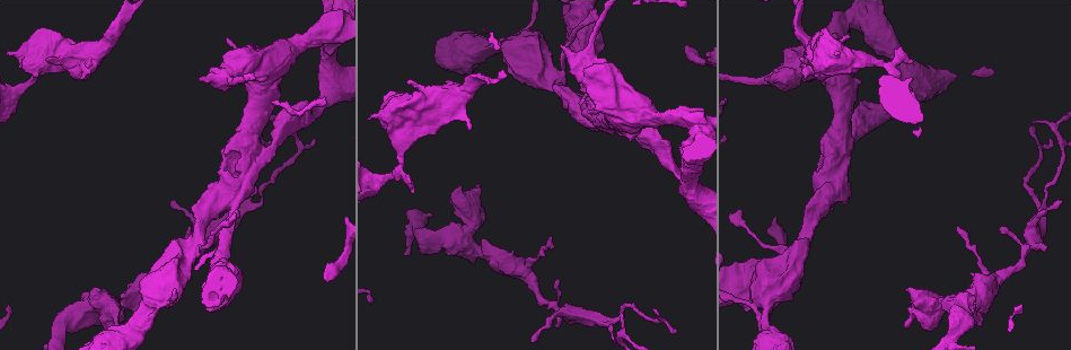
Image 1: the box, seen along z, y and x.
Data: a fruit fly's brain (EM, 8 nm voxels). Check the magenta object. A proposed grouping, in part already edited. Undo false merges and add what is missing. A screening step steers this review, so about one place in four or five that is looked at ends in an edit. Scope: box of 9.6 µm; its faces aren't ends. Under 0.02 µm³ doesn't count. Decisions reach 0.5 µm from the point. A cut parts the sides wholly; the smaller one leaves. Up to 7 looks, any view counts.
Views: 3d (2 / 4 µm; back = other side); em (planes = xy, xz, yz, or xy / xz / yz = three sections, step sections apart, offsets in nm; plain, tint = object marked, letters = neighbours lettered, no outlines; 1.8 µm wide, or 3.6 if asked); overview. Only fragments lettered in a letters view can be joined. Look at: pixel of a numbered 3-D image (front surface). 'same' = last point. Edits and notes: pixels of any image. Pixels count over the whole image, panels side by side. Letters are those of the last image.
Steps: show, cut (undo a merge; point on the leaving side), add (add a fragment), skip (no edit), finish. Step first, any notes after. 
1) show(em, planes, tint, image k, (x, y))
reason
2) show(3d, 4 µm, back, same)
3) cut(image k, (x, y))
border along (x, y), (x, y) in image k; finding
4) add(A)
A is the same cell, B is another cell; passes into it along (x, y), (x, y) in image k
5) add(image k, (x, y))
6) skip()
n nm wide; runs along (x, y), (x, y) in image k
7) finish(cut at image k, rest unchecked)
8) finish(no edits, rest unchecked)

show(em, 3.6 µm, yz, step 16, tint, image 1, (396, 121))
calibre changes

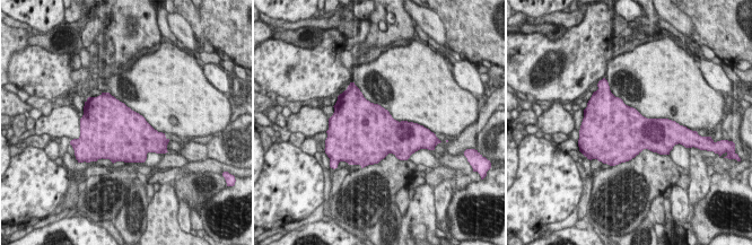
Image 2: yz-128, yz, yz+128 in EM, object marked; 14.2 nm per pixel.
show(em, 3.6 µm, planes, letters, same)
another direction

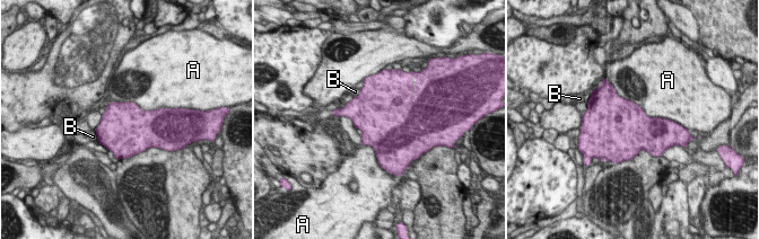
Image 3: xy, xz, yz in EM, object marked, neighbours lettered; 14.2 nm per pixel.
skip()
750 nm wide; A and B are other cells; all the same neuron

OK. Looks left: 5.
show(3d, 4 µm, image 1, (645, 112))

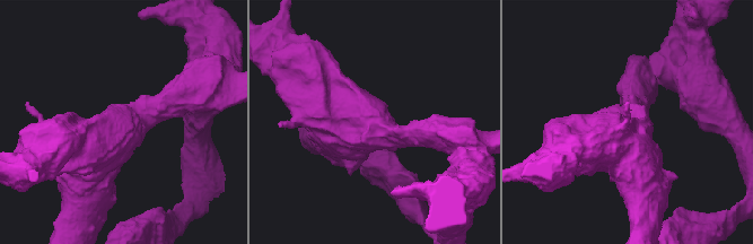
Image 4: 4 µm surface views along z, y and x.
show(em, 3.6 µm, xy, step 4, tint, image 4, (121, 129))

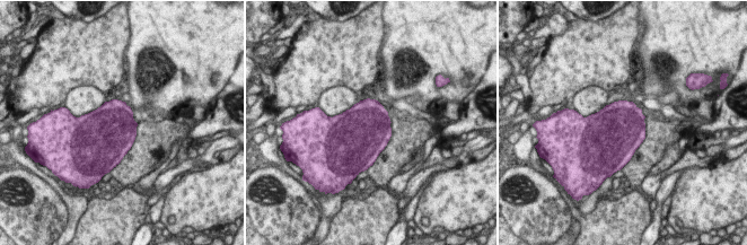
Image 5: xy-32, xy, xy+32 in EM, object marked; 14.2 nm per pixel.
show(em, 3.6 µm, planes, letters, same)
another direction

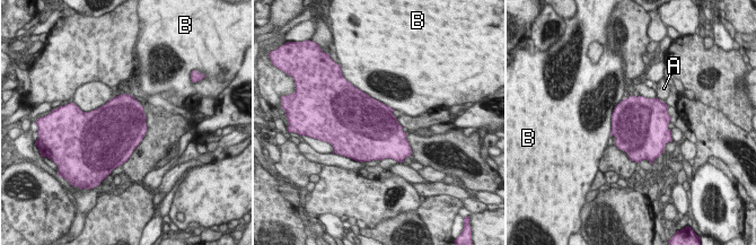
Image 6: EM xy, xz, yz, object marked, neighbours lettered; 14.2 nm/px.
skip()
750 nm wide; B touches over 600 nm; A and B are other cells; continuous, no second neuron

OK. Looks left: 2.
show(em, planes, letters, image 1, (326, 279))
free end

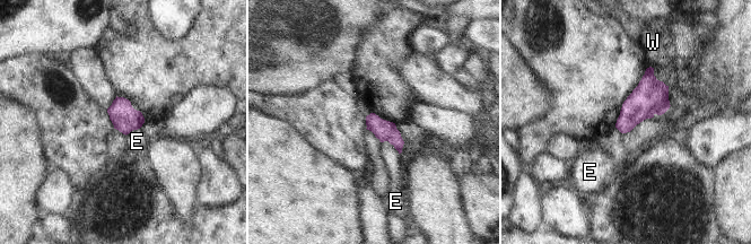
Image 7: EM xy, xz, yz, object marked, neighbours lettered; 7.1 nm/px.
skip()
150 nm wide; E and W are other cells; border along (381, 141), (391, 144), (399, 154) in image 7; no lettered fragment goes on from it

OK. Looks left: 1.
finish(no edits, rest unchecked)

